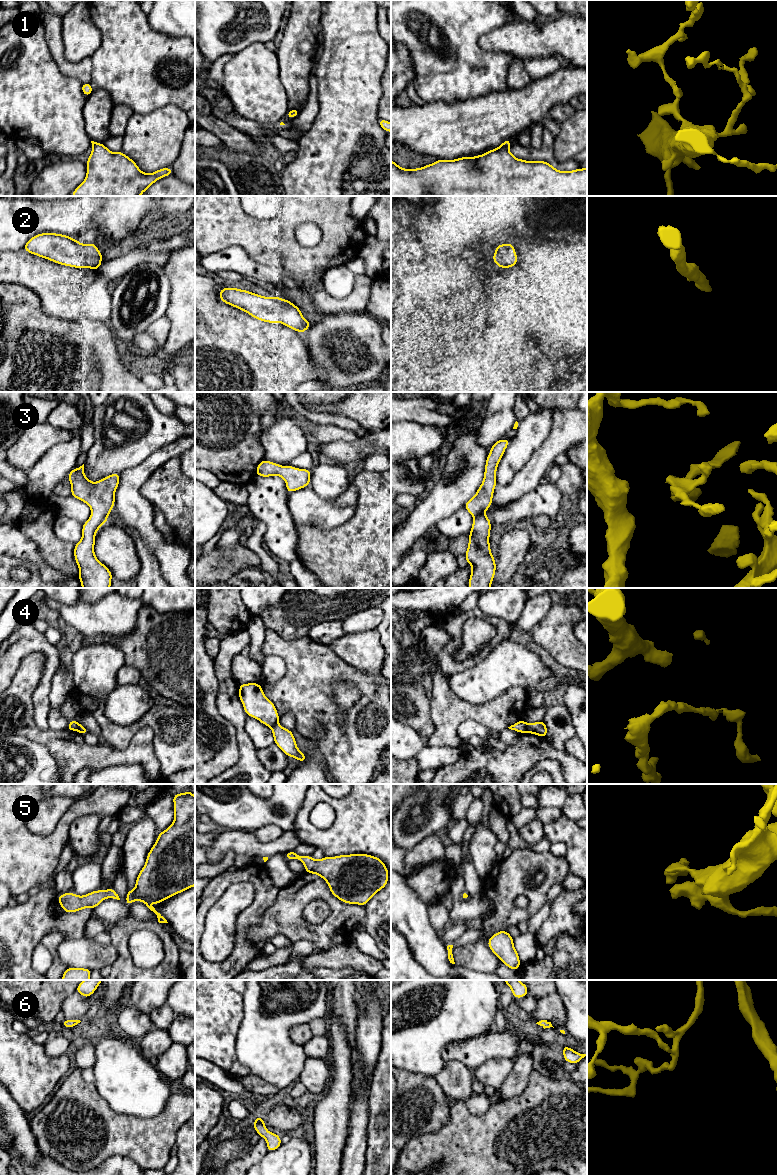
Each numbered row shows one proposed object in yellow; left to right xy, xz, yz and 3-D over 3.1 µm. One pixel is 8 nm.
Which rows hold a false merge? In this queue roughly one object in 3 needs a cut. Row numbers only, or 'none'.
4

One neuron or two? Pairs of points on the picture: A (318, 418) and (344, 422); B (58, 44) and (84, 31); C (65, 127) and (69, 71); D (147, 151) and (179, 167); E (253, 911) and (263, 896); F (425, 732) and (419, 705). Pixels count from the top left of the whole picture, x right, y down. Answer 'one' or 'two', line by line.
A: one
B: two
C: two
D: two
E: one
F: one

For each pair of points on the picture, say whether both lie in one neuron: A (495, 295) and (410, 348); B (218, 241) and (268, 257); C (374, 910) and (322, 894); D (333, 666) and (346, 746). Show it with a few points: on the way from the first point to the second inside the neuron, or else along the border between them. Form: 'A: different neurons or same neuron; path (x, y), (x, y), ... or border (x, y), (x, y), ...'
A: different neurons; border (485, 277), (489, 318)
B: same neuron; path (230, 239), (245, 239), (256, 250)
C: different neurons; border (365, 906), (365, 917), (362, 920)
D: same neuron; path (323, 686), (323, 710), (331, 726)

